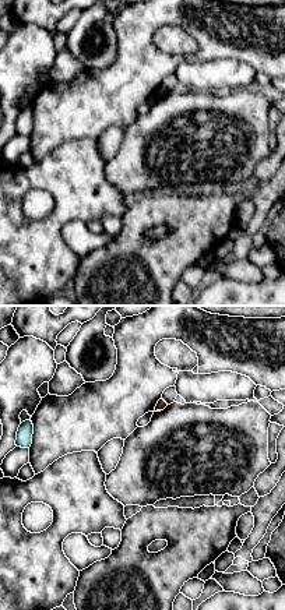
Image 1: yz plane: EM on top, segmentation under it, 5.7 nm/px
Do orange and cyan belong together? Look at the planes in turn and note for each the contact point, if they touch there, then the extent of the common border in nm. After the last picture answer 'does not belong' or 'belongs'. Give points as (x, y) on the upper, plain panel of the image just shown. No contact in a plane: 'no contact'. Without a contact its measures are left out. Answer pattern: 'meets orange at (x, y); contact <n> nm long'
meets orange at (157, 97); contact 30 nm long

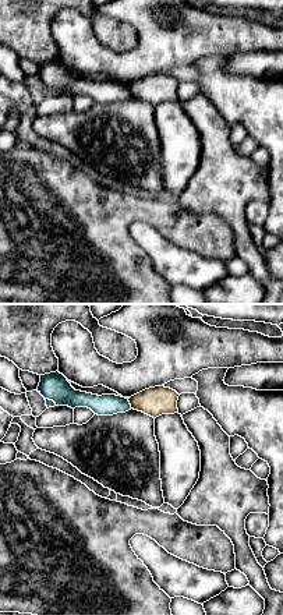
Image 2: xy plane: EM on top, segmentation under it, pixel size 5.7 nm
meets orange at (130, 91); contact 60 nm long

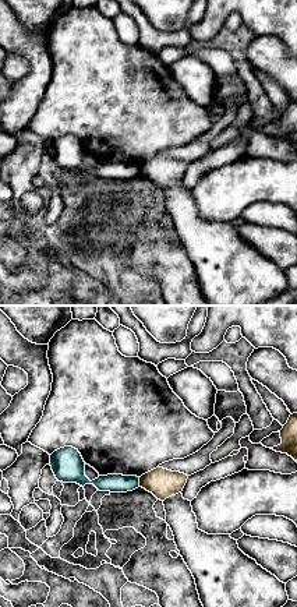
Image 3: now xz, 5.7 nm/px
meets orange at (140, 169); contact 60 nm long

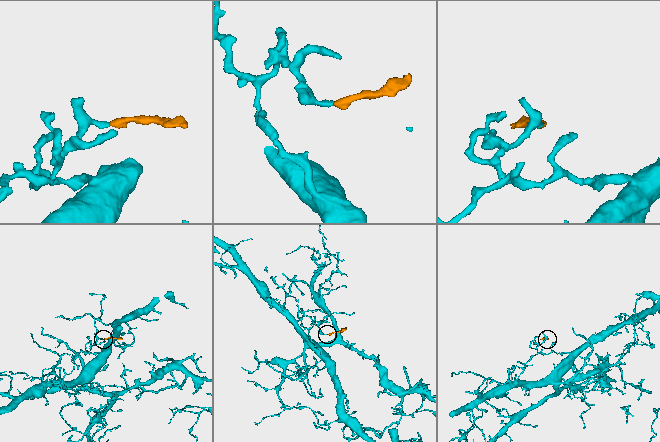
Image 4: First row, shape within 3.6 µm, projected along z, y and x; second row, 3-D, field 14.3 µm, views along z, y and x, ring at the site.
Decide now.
does not belong

